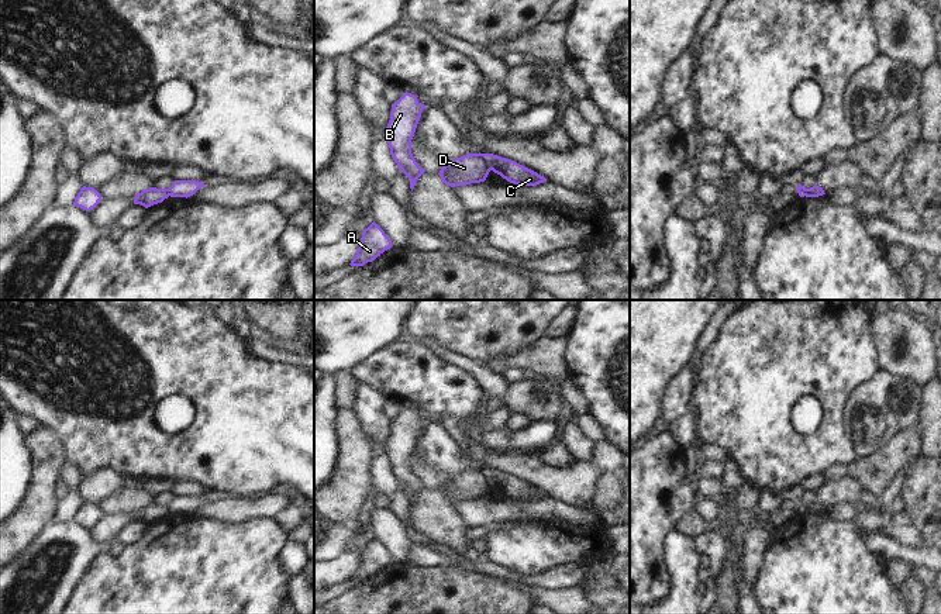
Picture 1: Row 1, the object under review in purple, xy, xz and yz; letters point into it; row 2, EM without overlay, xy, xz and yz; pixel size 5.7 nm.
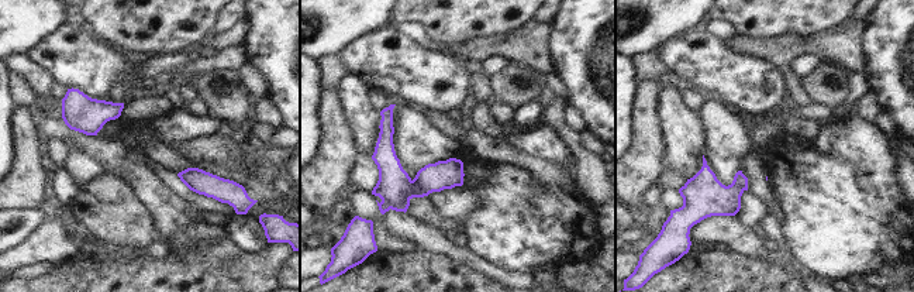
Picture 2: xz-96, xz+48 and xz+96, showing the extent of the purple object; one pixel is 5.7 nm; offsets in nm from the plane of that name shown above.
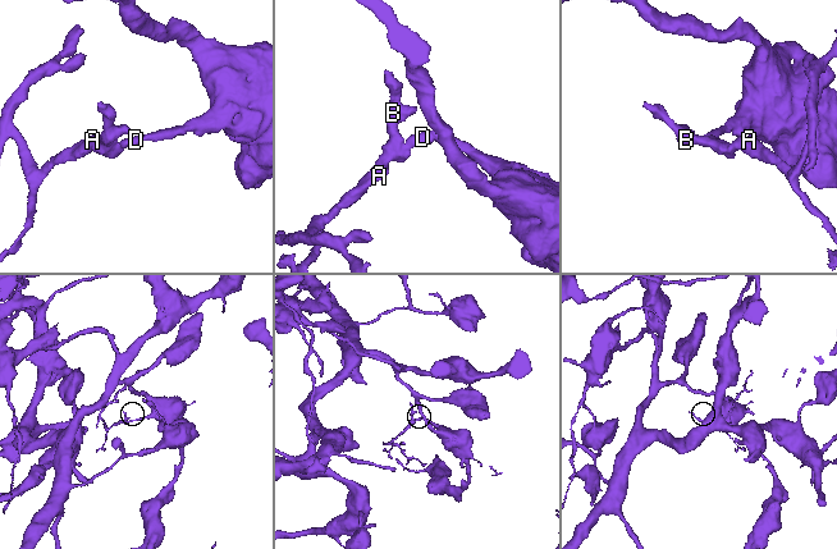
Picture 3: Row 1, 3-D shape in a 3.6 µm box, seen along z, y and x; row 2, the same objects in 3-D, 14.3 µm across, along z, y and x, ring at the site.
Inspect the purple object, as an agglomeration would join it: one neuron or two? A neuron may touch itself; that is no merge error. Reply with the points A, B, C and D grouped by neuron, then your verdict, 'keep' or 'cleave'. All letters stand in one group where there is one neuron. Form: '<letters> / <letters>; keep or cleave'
A B D / C; cleave

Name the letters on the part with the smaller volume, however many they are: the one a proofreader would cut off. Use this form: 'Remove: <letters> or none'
Remove: A, B, D.

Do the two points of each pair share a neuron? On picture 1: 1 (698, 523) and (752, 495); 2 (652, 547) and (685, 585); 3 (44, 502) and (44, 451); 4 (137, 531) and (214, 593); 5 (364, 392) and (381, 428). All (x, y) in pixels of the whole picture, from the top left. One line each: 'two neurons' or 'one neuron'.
1: one neuron
2: two neurons
3: one neuron
4: two neurons
5: one neuron

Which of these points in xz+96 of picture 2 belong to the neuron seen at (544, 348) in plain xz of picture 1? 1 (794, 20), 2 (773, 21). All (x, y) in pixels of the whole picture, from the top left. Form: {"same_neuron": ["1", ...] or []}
{"same_neuron": []}

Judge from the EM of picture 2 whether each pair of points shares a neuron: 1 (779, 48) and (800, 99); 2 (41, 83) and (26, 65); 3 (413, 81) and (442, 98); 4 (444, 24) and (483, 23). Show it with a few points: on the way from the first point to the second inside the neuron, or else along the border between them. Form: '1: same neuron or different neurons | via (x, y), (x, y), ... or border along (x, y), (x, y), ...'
1: same neuron | via (780, 61), (792, 86)
2: same neuron | via (38, 79), (28, 69)
3: same neuron | via (420, 81), (426, 81), (435, 90)
4: same neuron | via (454, 21), (473, 21)

